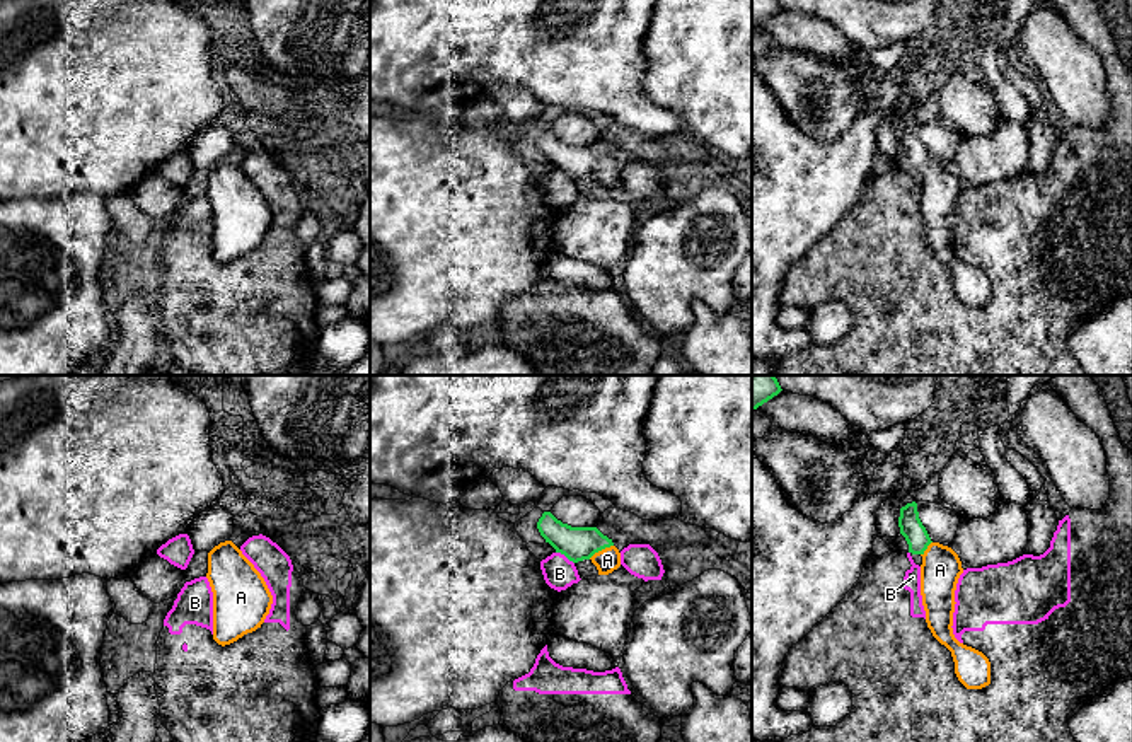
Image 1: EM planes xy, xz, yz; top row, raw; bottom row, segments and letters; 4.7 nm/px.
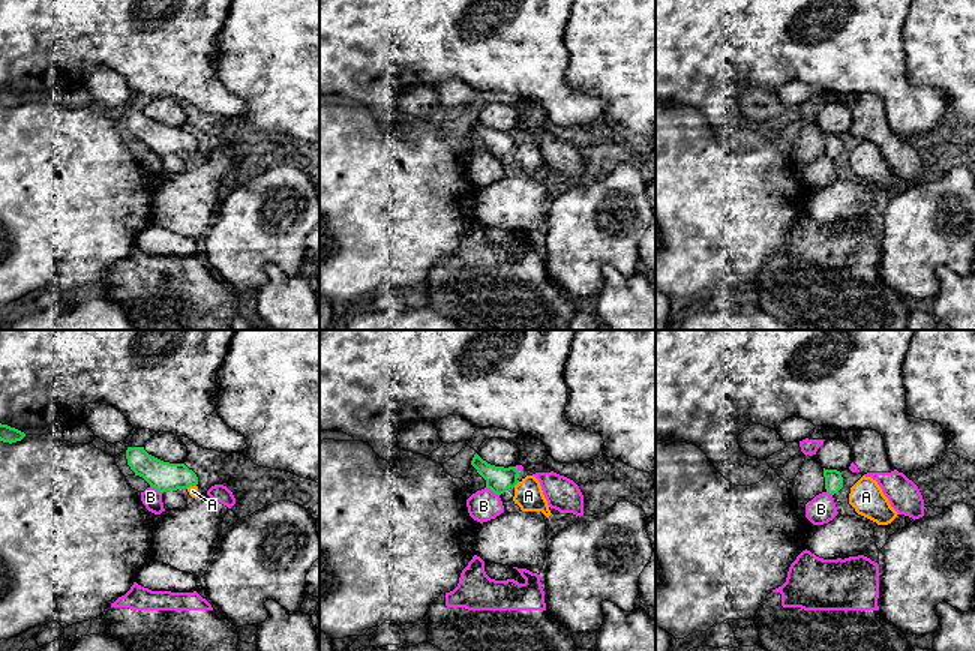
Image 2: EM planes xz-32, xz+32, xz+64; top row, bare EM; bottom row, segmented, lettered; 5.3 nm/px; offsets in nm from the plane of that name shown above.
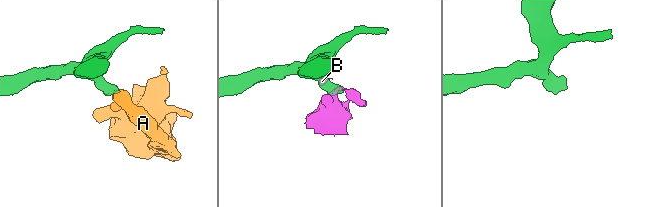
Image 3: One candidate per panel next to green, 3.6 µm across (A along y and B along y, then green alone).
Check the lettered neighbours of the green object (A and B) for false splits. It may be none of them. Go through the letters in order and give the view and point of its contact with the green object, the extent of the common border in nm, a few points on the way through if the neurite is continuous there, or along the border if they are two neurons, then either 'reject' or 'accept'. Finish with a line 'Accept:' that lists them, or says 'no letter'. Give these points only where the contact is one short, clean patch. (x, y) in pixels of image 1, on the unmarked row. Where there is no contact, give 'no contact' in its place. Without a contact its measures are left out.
A: xz (600, 168) | 140 nm | across xz (577, 161), (590, 161), (600, 168), (607, 178) | accept
B: xz (565, 173) | 110 nm | along xz (556, 169), (573, 181) | reject
Accept: A

